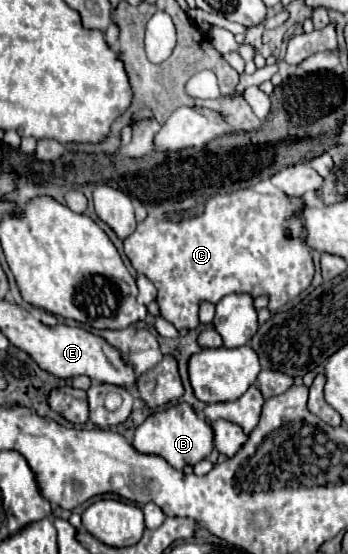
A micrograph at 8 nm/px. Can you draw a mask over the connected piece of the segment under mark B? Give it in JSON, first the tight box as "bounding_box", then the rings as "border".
{"bounding_box":[132,402,214,470],"border":[[[180,402],[164,412],[156,412],[148,416],[146,422],[136,428],[136,436],[132,444],[138,452],[162,456],[170,466],[174,466],[176,470],[182,470],[210,456],[214,448],[214,432],[206,418],[198,416],[186,402]]]}

